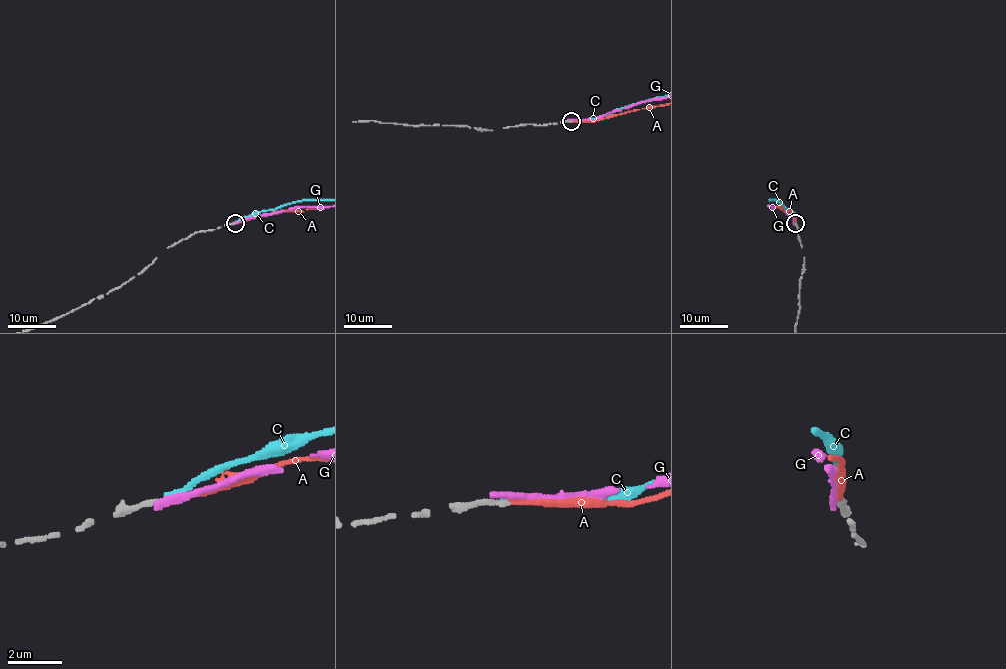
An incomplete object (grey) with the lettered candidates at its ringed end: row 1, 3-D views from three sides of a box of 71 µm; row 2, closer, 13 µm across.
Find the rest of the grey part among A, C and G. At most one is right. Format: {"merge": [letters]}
{"merge": ["A"]}

